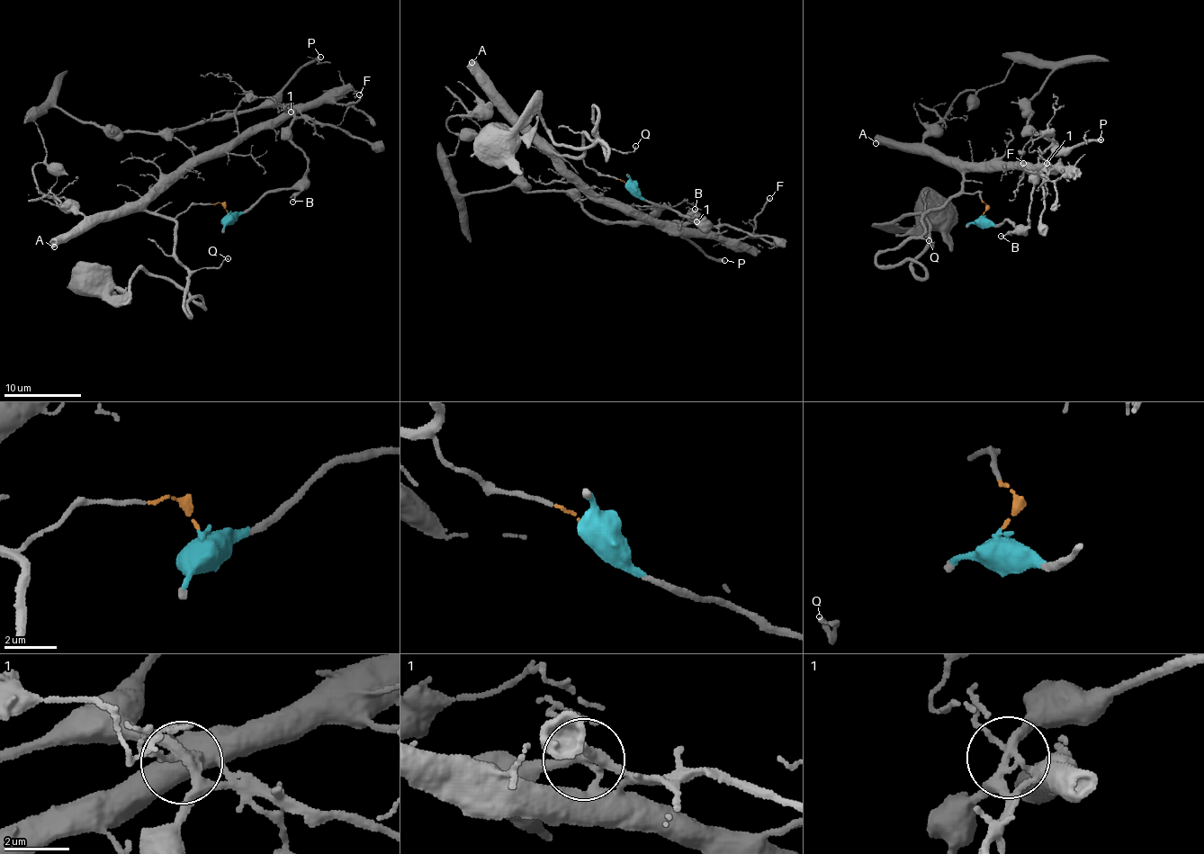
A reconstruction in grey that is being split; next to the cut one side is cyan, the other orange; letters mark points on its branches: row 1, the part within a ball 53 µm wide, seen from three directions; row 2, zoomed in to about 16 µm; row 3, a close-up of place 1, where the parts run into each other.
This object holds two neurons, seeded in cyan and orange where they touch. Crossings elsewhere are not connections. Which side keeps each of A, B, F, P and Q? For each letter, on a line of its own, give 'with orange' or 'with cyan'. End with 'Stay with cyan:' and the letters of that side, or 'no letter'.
A: with orange
B: with cyan
F: with orange
P: with cyan
Q: with orange
Stay with cyan: B, P

